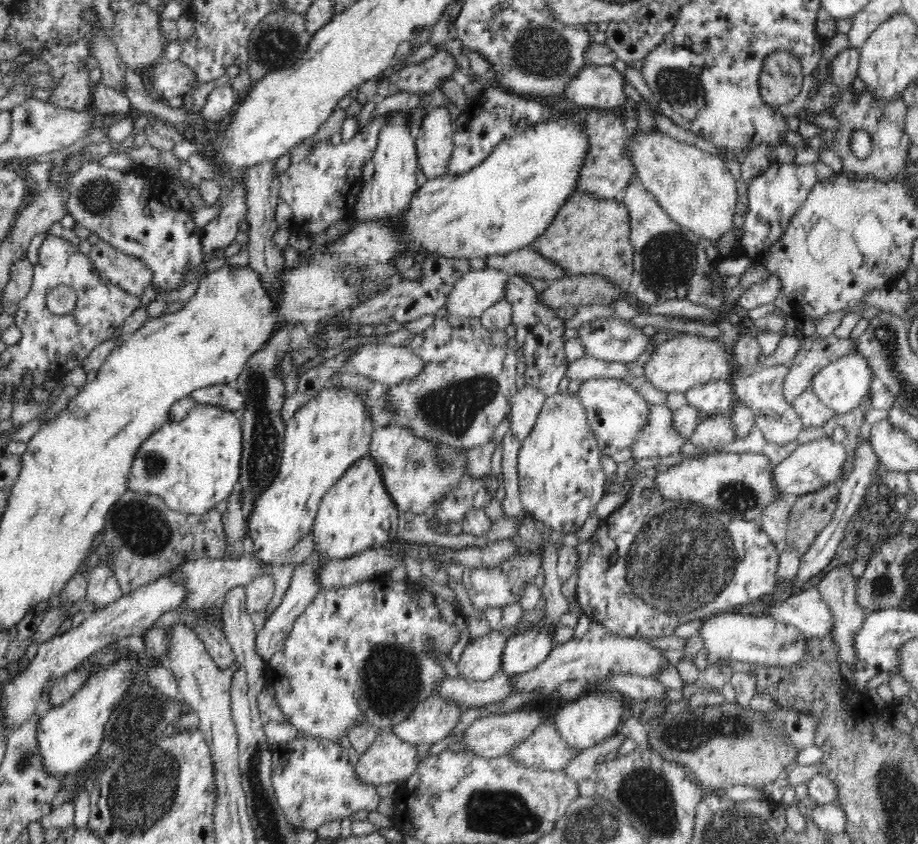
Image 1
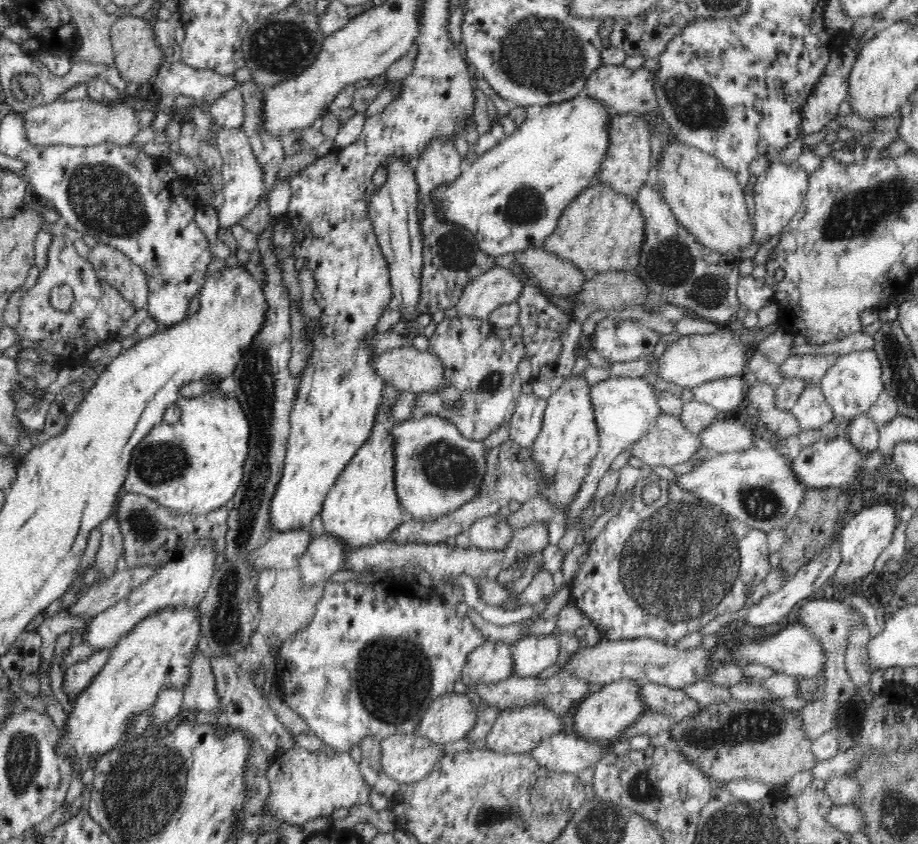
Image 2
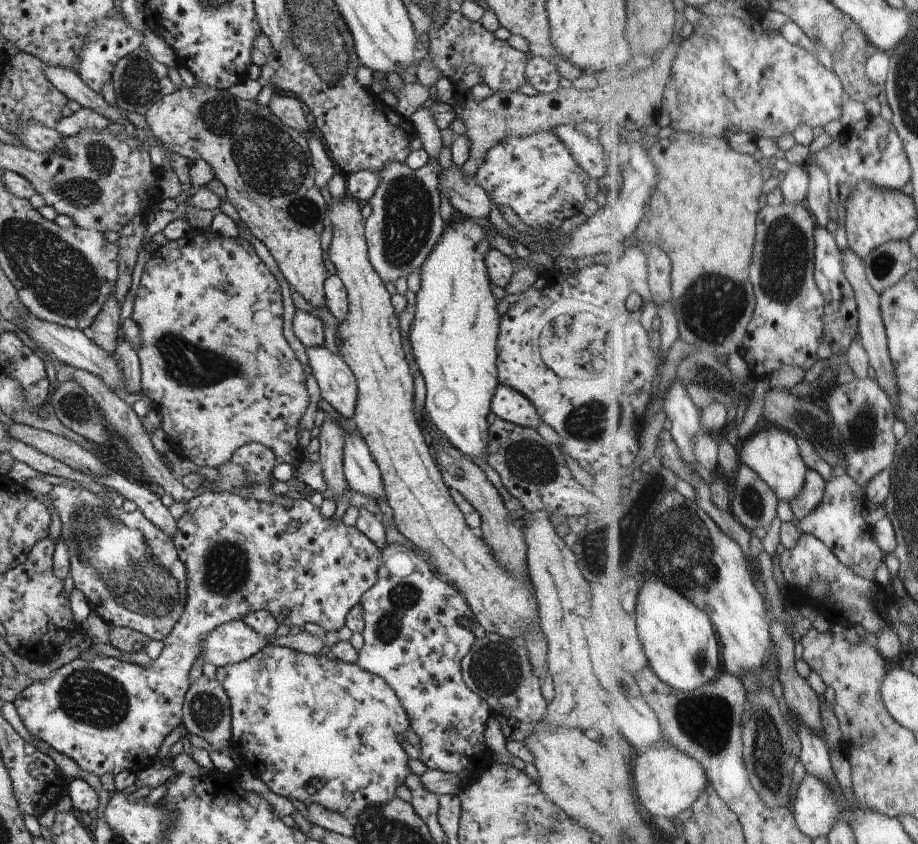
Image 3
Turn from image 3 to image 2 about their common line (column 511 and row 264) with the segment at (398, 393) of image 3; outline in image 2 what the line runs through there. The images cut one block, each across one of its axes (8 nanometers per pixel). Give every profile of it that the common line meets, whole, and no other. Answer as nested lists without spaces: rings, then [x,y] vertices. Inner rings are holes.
[[[594,181],[568,204],[554,232],[544,239],[540,248],[567,259],[591,275],[606,271],[635,271],[644,239],[644,217],[633,196],[620,194]]]

